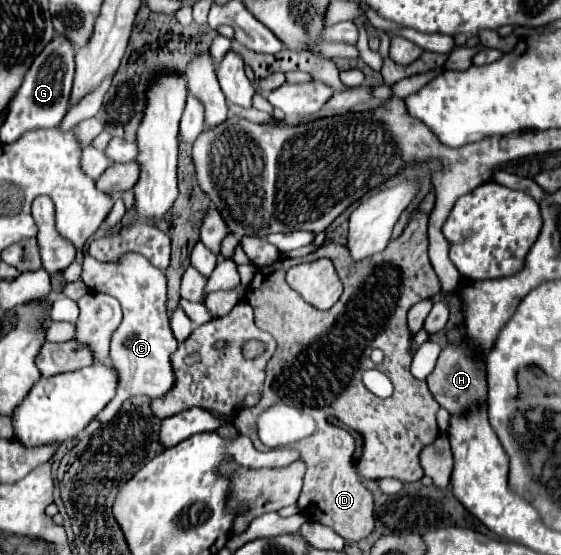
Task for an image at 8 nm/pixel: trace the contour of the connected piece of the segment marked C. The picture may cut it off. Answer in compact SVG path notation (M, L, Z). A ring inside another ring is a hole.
M125 253L115 263L103 263L89 255L83 259L81 279L91 291L107 293L117 297L123 307L123 321L113 331L111 337L111 367L117 371L117 395L113 401L101 411L99 419L109 421L117 415L121 405L135 395L147 395L151 399L163 397L173 385L173 369L171 369L171 353L177 349L177 339L169 327L167 317L167 283L165 273L151 265L141 253Z

